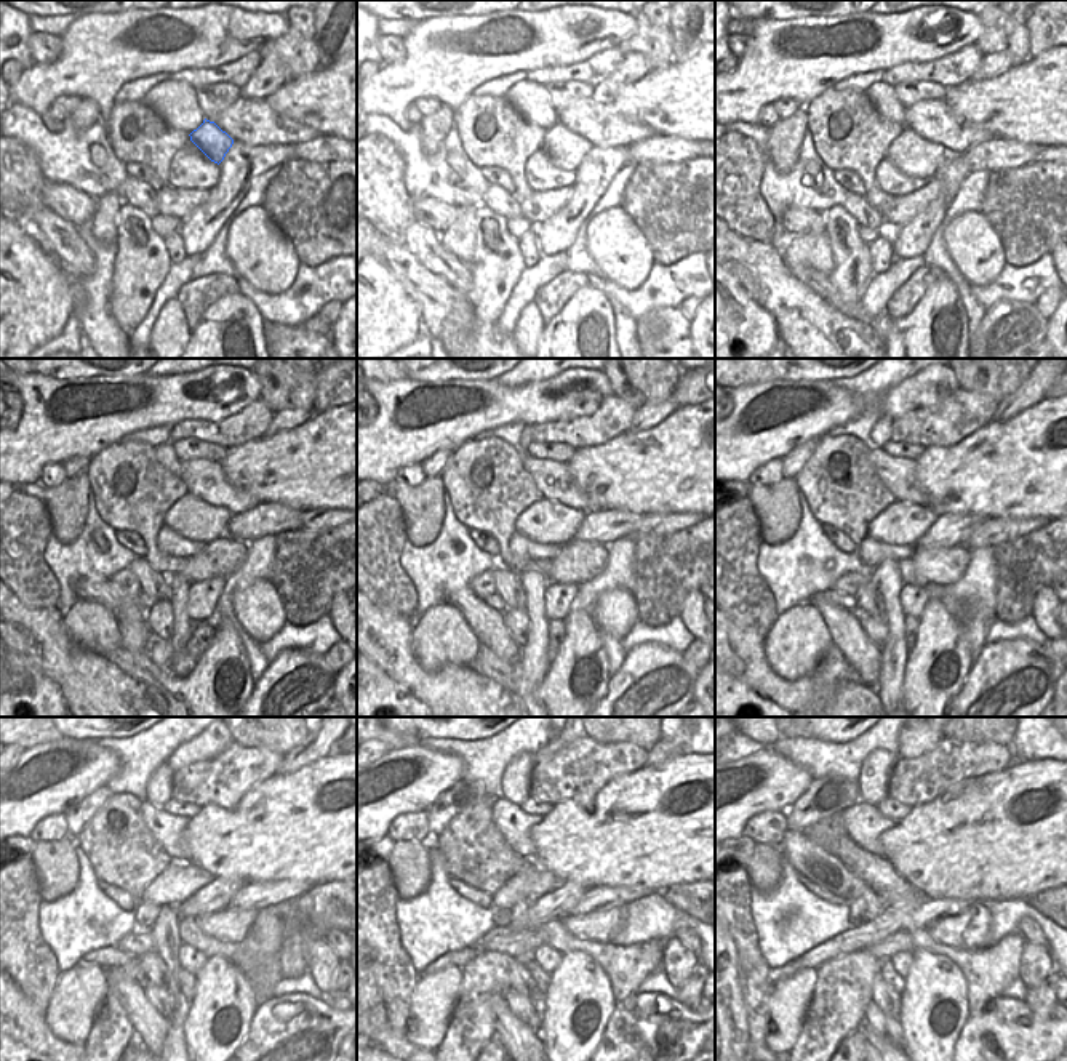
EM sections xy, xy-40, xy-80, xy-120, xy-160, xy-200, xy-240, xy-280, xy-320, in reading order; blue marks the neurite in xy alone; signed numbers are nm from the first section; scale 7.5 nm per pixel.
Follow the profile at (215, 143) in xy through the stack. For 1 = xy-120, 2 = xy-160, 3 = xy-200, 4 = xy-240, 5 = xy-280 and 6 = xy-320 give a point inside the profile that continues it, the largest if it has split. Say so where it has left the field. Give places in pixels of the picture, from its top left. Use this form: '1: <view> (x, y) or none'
1: xy-120 (191, 517)
2: xy-160 (547, 522)
3: xy-200 (903, 524)
4: xy-240 (179, 880)
5: xy-280 (528, 885)
6: xy-320 (863, 909)

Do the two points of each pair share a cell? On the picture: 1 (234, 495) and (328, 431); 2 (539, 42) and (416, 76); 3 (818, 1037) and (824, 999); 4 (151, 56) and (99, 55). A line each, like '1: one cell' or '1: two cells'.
1: two cells
2: one cell
3: one cell
4: one cell

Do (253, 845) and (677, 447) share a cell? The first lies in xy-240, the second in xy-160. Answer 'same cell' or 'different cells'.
same cell

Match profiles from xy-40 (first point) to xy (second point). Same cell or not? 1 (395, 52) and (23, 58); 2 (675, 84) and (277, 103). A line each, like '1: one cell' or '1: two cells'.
1: two cells
2: one cell

